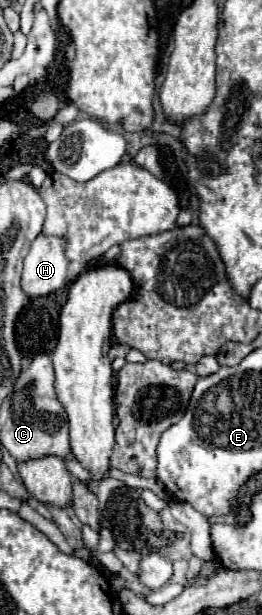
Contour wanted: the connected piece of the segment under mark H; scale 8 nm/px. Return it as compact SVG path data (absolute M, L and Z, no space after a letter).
M38 235L24 259L22 291L28 297L42 297L66 285L68 259L64 255L62 239L52 235Z

